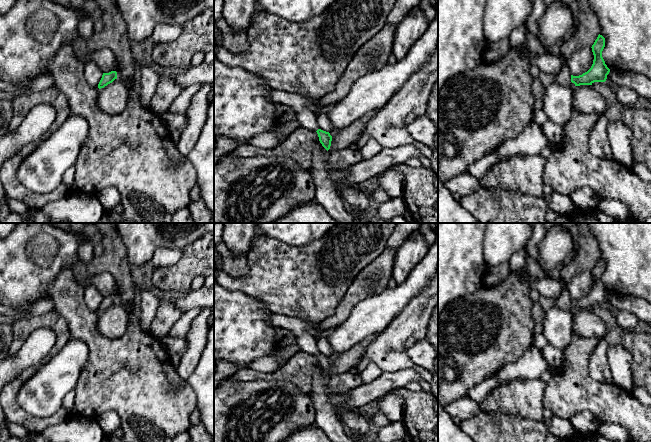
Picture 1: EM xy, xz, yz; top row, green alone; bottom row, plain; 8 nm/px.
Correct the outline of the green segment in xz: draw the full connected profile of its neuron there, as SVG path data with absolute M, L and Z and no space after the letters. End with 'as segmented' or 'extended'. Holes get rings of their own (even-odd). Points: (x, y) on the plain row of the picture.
M272 314L267 322L276 328L283 328L291 331L297 339L301 351L316 355L322 370L328 375L331 370L332 360L329 356L318 352L317 340L312 333L319 323L293 318L282 314Z | extended

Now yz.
M598 259L594 268L592 269L592 276L594 279L594 284L591 292L579 300L571 299L571 306L575 310L580 309L592 309L594 306L605 306L610 293L605 288L602 281L602 275L605 271L605 262L602 259Z | as segmented

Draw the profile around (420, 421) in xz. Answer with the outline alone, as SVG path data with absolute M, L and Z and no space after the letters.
M406 387L392 390L404 399L403 424L412 442L438 442L438 414L434 412L436 397Z

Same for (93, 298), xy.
M93 285L85 287L84 300L90 310L98 312L102 299L103 296Z

